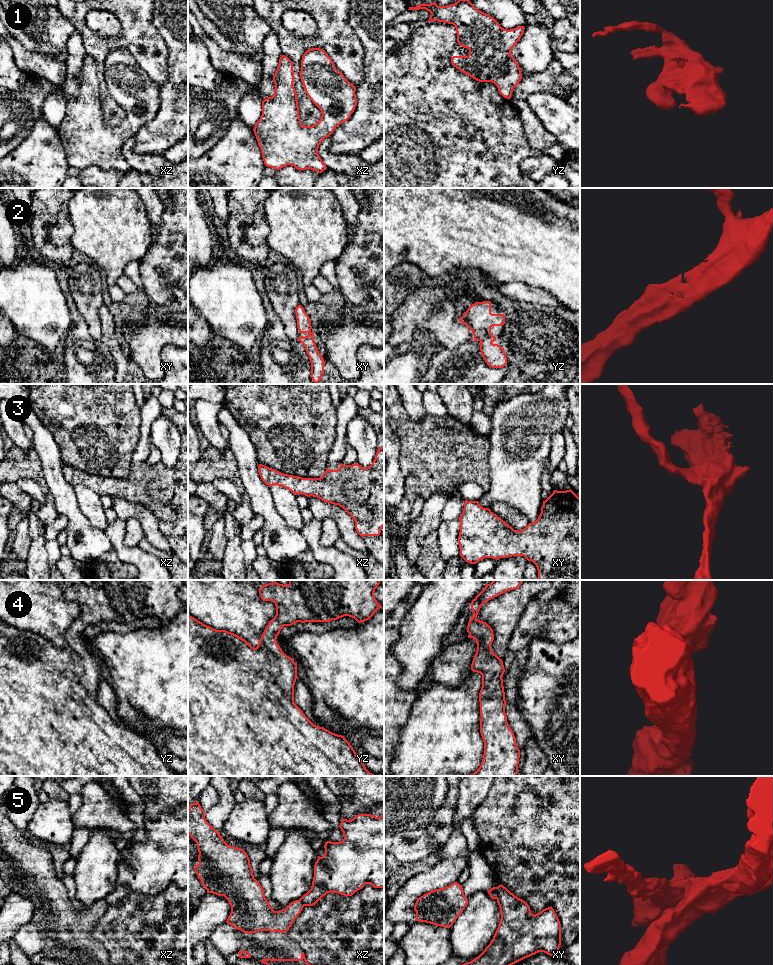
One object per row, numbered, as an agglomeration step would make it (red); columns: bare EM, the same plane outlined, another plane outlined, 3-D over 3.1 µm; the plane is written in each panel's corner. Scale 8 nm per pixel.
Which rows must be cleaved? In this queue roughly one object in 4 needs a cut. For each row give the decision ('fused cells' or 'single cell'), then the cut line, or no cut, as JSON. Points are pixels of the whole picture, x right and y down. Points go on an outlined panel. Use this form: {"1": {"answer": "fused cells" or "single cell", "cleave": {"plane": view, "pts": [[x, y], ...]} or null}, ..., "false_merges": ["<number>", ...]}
{"1": {"answer": "single cell", "cleave": null}, "2": {"answer": "single cell", "cleave": null}, "3": {"answer": "single cell", "cleave": null}, "4": {"answer": "single cell", "cleave": null}, "5": {"answer": "fused cells", "cleave": {"plane": "xy", "pts": [[493, 887], [496, 890], [497, 898]]}}, "false_merges": ["5"]}

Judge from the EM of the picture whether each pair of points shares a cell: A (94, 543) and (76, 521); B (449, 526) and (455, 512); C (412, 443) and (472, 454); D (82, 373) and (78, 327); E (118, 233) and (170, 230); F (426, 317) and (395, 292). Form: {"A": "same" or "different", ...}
{"A": "same", "B": "different", "C": "same", "D": "same", "E": "different", "F": "different"}

